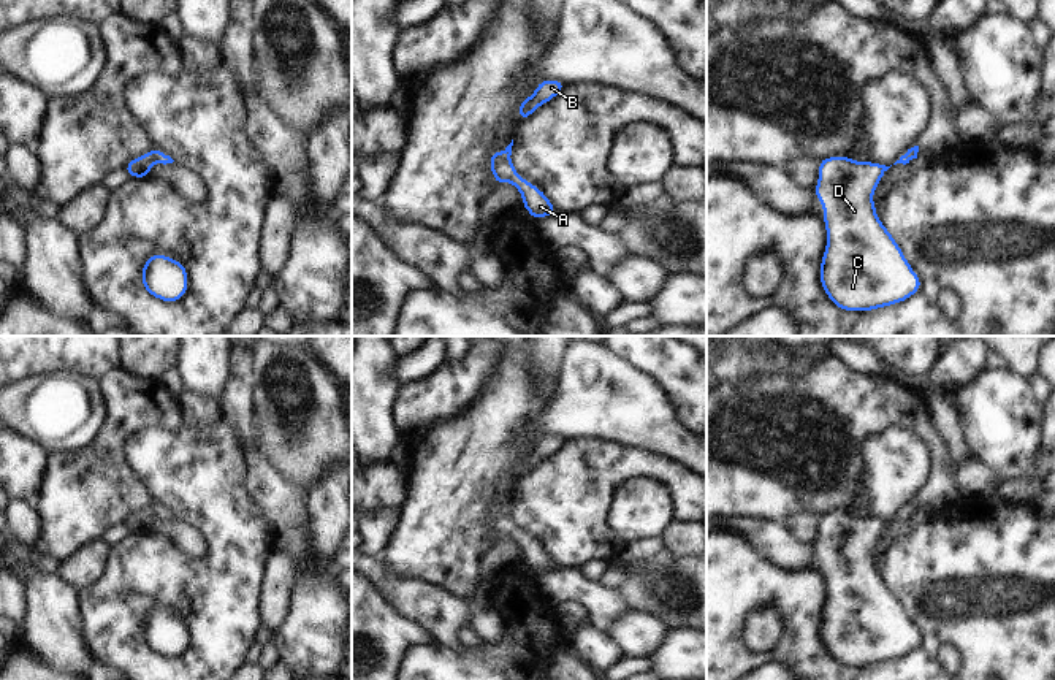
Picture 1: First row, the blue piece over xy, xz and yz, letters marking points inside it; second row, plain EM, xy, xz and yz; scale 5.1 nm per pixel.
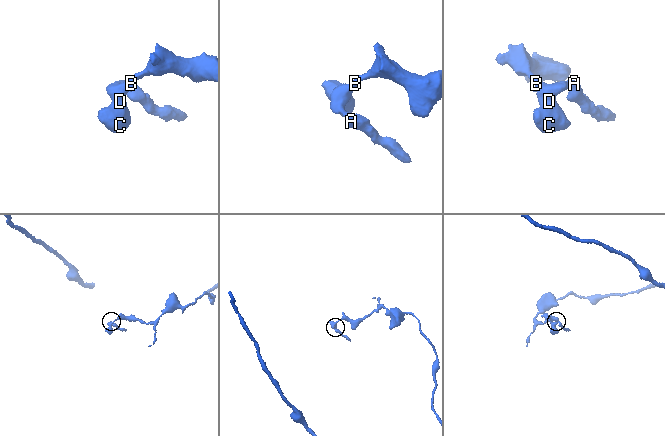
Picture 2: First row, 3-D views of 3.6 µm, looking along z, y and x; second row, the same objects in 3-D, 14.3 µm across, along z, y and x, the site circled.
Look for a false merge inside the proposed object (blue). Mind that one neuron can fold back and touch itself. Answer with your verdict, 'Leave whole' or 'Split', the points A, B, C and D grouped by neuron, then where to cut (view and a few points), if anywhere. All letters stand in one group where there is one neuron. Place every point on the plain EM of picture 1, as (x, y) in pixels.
Leave whole. Groups: A B C D. No split.

